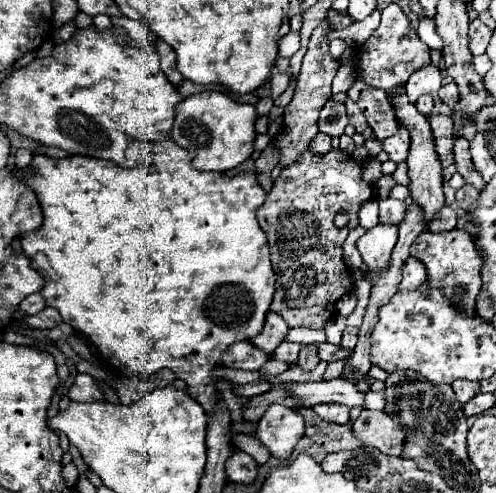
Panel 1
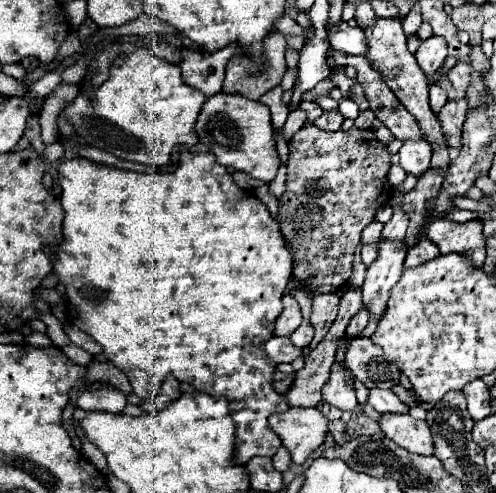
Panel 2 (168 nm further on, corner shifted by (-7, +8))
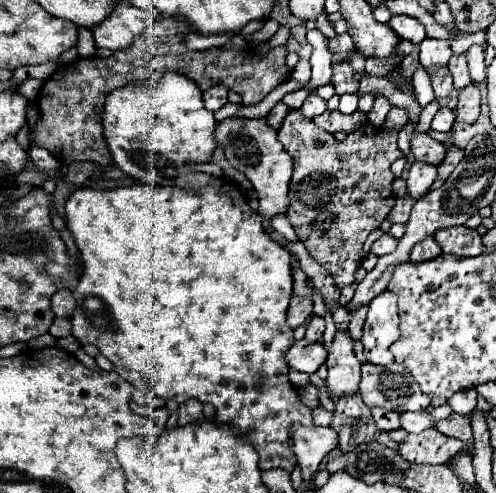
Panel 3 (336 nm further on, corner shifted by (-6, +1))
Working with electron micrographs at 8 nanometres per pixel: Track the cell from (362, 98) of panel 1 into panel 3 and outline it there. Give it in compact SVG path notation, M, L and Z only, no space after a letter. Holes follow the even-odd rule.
M413 129L413 133L411 133L411 153L419 161L439 165L445 157L445 147L439 141L431 139L429 133L419 133L417 129Z

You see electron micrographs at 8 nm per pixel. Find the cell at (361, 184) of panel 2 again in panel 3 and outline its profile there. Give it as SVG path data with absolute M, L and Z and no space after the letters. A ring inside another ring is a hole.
M293 111L285 117L279 129L279 141L293 157L287 211L289 223L307 247L309 255L331 273L335 287L343 289L355 281L355 271L361 265L363 243L367 235L381 225L395 203L391 191L391 183L395 179L391 173L391 163L401 157L401 151L397 149L397 133L389 133L383 127L359 127L359 131L351 131L345 141L335 141L331 133L315 127L315 123L311 119L305 119L299 111Z

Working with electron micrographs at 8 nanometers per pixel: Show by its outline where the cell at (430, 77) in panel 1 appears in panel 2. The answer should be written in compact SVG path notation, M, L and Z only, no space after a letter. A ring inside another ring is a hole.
M432 36L432 38L424 40L416 52L416 60L428 78L438 72L438 68L444 64L446 56L448 56L448 44L440 36Z

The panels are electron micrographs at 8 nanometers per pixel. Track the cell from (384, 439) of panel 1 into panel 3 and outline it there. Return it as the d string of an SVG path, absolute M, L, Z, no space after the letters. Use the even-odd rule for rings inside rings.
M435 427L421 431L419 435L409 433L403 443L399 443L397 451L403 459L411 463L423 465L441 465L447 463L457 451L461 451L465 443L461 439L447 437L439 433Z

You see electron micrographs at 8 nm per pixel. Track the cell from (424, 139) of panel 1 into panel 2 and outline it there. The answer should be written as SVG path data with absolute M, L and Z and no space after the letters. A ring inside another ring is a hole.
M376 18L372 26L364 28L364 34L366 34L366 46L368 46L366 60L380 72L382 80L396 94L396 98L404 104L404 108L416 116L420 128L426 134L426 140L428 142L446 142L440 122L428 104L428 78L416 64L414 54L410 54L406 48L406 36L402 32L402 22L392 20L392 18Z

